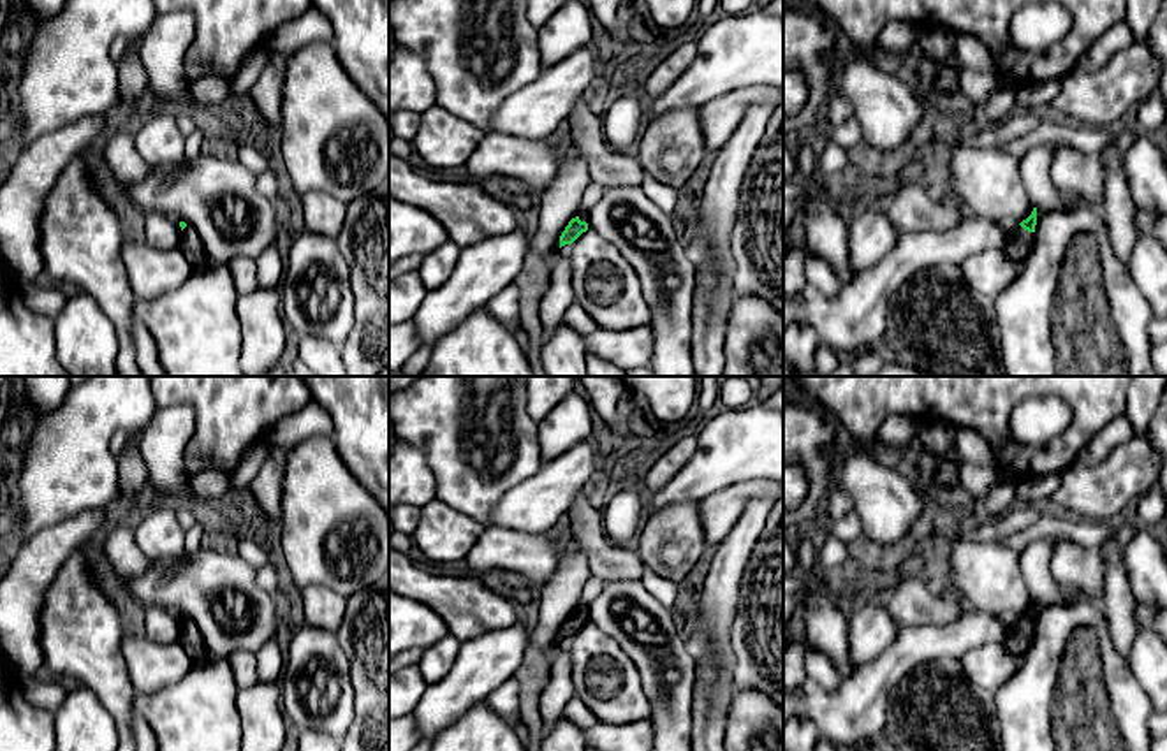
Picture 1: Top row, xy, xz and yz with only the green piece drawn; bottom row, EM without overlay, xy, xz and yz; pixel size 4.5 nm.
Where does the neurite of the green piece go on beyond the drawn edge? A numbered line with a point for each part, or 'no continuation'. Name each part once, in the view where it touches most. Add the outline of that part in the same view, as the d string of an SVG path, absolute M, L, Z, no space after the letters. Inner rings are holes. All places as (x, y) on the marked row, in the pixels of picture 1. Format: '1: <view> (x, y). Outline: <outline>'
1: yz (1020, 245). Outline: M1014 225L1007 248L1003 250L1012 260L1021 260L1030 255L1033 248L1033 232L1024 230L1021 225Z

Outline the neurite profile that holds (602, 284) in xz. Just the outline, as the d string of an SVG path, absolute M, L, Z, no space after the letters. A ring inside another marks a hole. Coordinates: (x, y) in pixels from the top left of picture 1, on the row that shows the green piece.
M588 229L569 246L576 303L598 327L628 331L650 325L651 310L639 280L609 241Z

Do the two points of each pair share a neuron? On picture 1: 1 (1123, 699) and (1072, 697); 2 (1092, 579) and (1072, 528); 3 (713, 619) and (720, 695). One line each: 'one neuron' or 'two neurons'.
1: one neuron
2: two neurons
3: one neuron

